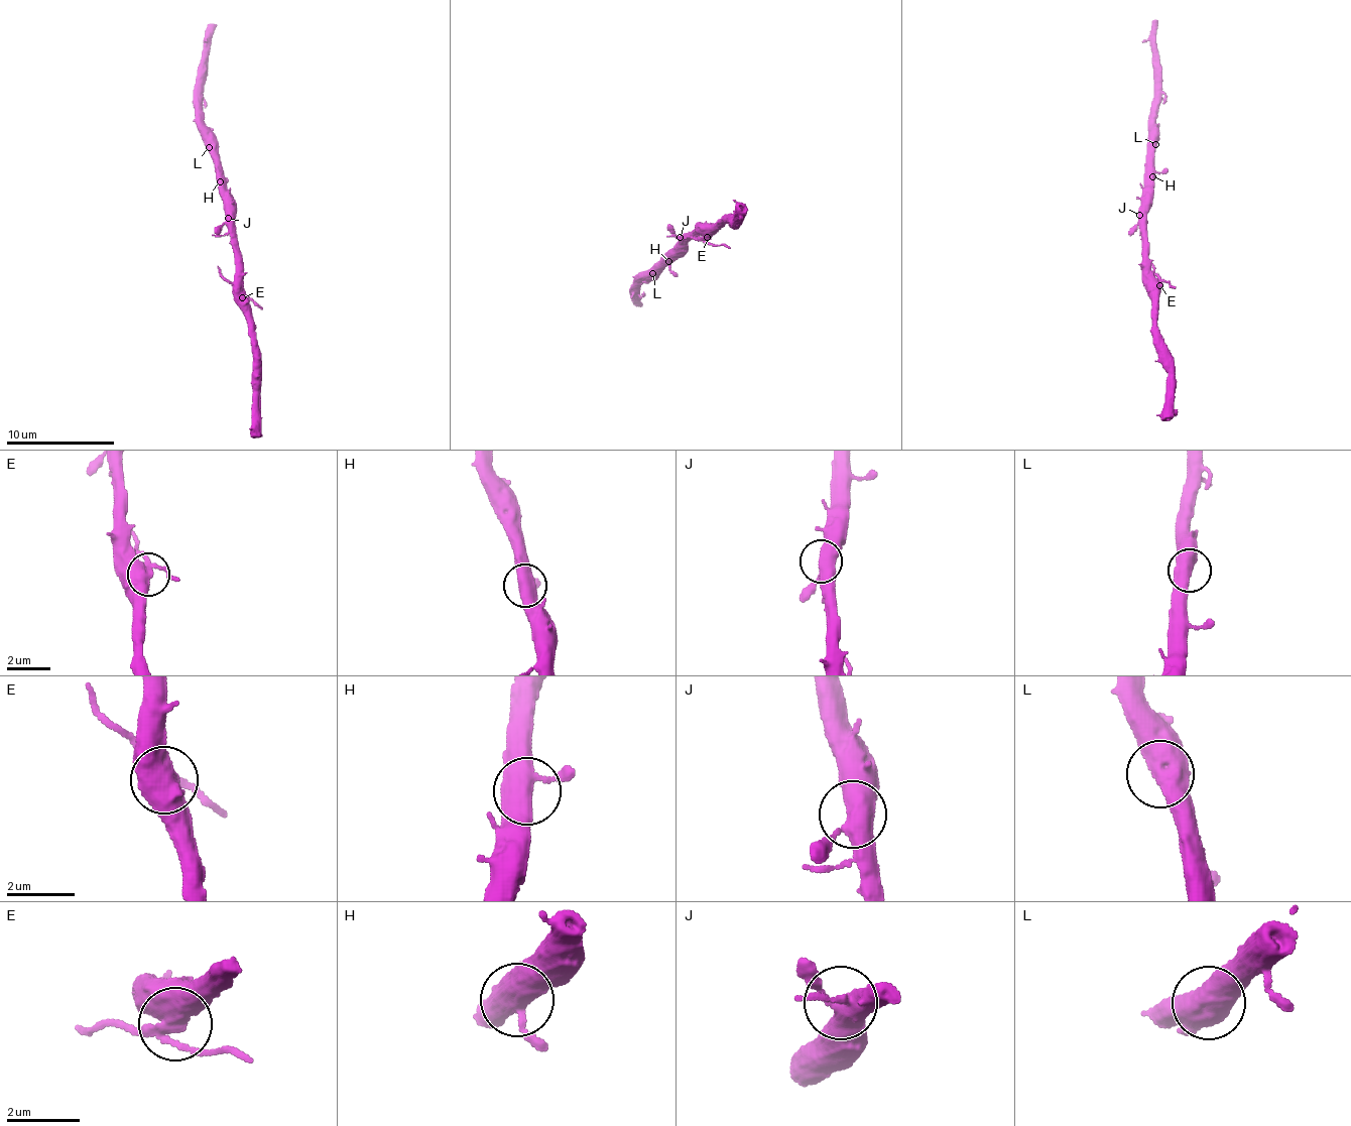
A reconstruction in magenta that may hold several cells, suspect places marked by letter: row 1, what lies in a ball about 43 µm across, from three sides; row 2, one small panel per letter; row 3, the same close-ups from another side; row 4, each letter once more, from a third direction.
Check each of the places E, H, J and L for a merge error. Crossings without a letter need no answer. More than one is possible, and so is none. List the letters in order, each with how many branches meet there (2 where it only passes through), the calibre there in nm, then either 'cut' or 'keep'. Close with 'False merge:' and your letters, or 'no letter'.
E: branches 3; calibre 460 nm; cut
H: branches 3; calibre 480 nm; keep
J: branches 3; calibre 440 nm; keep
L: branches 2; calibre 700 nm; keep
False merge: E

